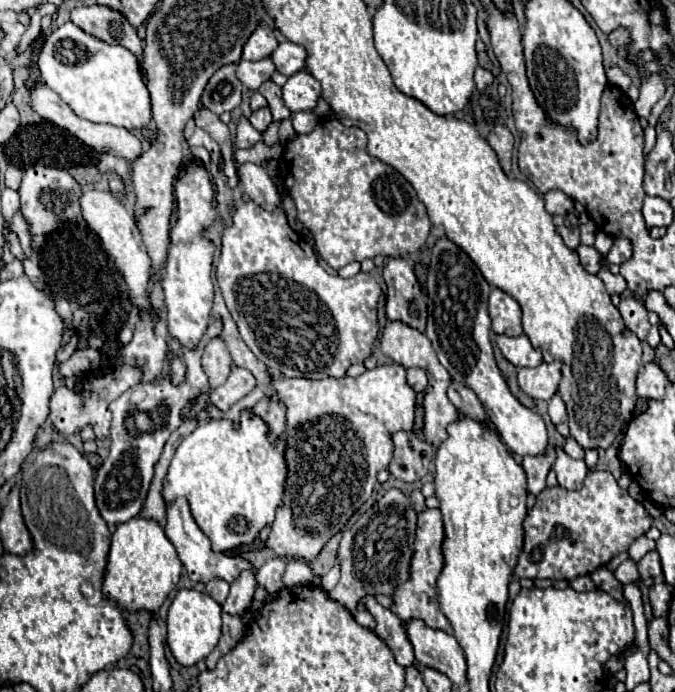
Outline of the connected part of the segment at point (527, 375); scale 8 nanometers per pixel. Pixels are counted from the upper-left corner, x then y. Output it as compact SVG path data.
M542 362L536 368L520 368L518 384L534 400L550 400L560 382L560 362Z

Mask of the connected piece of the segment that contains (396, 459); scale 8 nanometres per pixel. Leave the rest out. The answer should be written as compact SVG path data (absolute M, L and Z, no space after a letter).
M412 430L392 434L394 456L388 464L388 472L404 482L420 482L432 468L434 446L418 438Z

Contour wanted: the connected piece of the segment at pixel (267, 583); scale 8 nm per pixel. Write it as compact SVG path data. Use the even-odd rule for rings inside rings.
M278 556L278 558L272 558L268 560L258 572L256 572L256 580L258 580L258 586L264 586L268 590L268 598L276 596L284 584L282 584L282 574L284 574L284 560Z

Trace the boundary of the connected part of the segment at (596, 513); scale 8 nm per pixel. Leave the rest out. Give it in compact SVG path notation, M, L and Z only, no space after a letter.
M592 470L588 472L584 486L576 492L568 492L566 488L554 486L544 488L536 496L536 504L528 510L524 520L524 548L518 556L518 564L514 574L520 578L550 578L550 580L574 580L584 574L592 574L596 568L606 566L614 556L626 552L628 546L642 534L646 534L652 526L652 516L648 510L630 498L626 490L622 490L616 478L610 472Z

